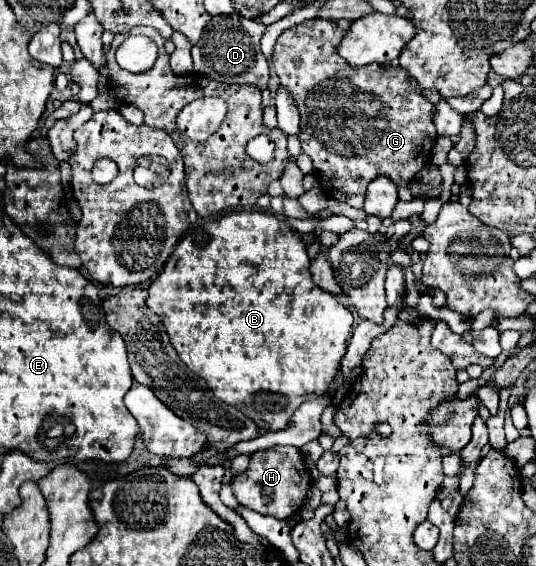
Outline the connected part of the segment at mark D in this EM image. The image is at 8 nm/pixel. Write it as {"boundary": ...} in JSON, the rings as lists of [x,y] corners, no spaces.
{"boundary":[[[212,17],[206,25],[200,45],[192,47],[194,71],[224,83],[252,83],[258,89],[268,85],[268,61],[260,51],[260,37],[266,27],[246,17]]]}

